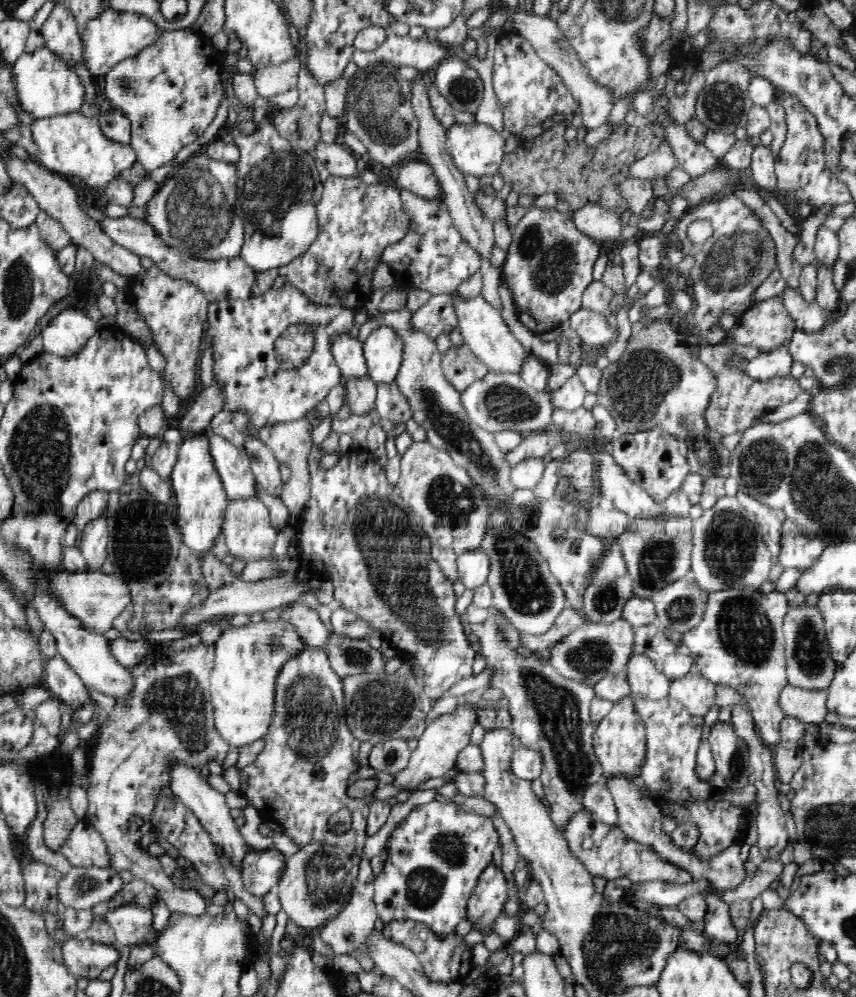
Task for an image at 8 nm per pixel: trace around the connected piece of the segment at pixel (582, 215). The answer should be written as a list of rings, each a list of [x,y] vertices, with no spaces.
[[[585,203],[574,212],[572,220],[578,231],[596,242],[622,240],[619,216],[602,206]]]

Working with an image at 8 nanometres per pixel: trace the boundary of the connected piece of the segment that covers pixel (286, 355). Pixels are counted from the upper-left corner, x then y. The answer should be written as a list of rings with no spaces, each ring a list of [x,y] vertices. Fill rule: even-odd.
[[[292,325],[275,342],[275,358],[284,370],[301,369],[315,351],[310,325]]]

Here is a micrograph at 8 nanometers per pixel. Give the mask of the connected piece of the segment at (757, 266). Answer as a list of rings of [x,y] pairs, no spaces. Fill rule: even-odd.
[[[732,192],[726,193],[726,198],[718,202],[710,202],[698,206],[684,214],[677,222],[674,230],[675,239],[682,240],[684,258],[692,254],[696,258],[694,268],[690,270],[692,290],[696,296],[694,309],[694,326],[698,334],[706,340],[706,344],[719,344],[728,339],[728,332],[718,324],[718,316],[726,308],[734,308],[738,312],[746,310],[750,302],[752,290],[764,282],[777,268],[776,246],[774,238],[754,211],[747,208],[742,200]],[[696,220],[709,220],[714,227],[714,234],[704,244],[693,244],[687,236],[687,228]]]

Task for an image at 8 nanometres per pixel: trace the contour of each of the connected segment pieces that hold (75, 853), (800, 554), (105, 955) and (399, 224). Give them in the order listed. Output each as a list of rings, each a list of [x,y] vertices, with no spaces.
[[[83,819],[74,826],[60,852],[73,866],[112,867],[108,845],[102,835]]]
[[[786,517],[780,531],[779,563],[785,568],[810,568],[822,554],[825,544],[803,535],[802,526]]]
[[[68,938],[61,945],[62,959],[68,971],[77,979],[98,979],[103,970],[116,965],[120,950],[117,946],[100,944],[90,940]]]
[[[330,174],[317,202],[318,238],[302,256],[279,270],[286,284],[300,290],[312,302],[339,304],[356,311],[364,307],[373,290],[372,276],[388,245],[399,242],[410,227],[399,189],[385,183],[367,184],[359,176]]]

